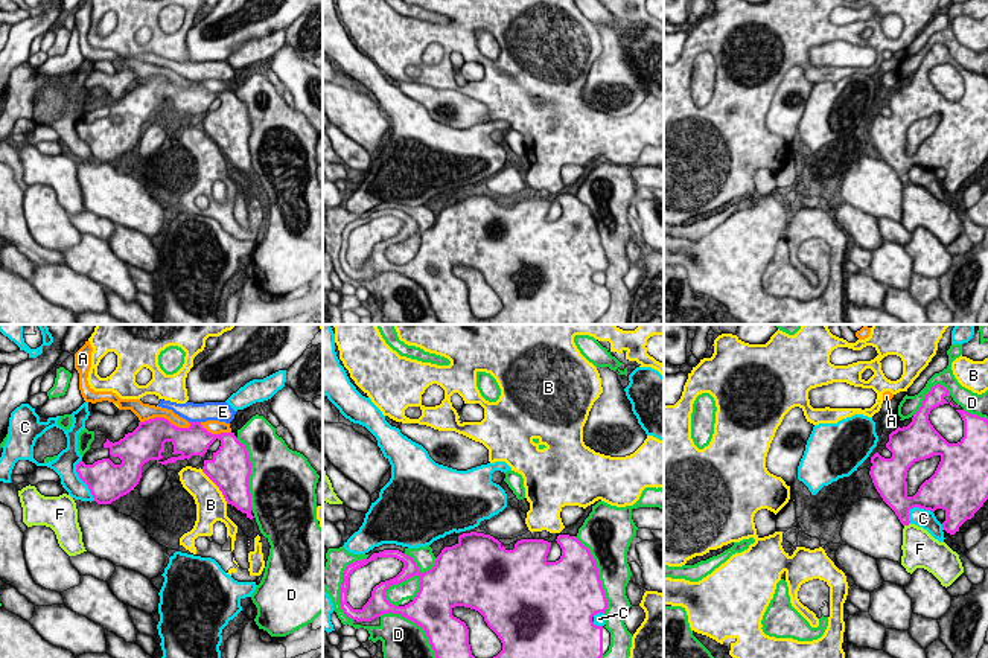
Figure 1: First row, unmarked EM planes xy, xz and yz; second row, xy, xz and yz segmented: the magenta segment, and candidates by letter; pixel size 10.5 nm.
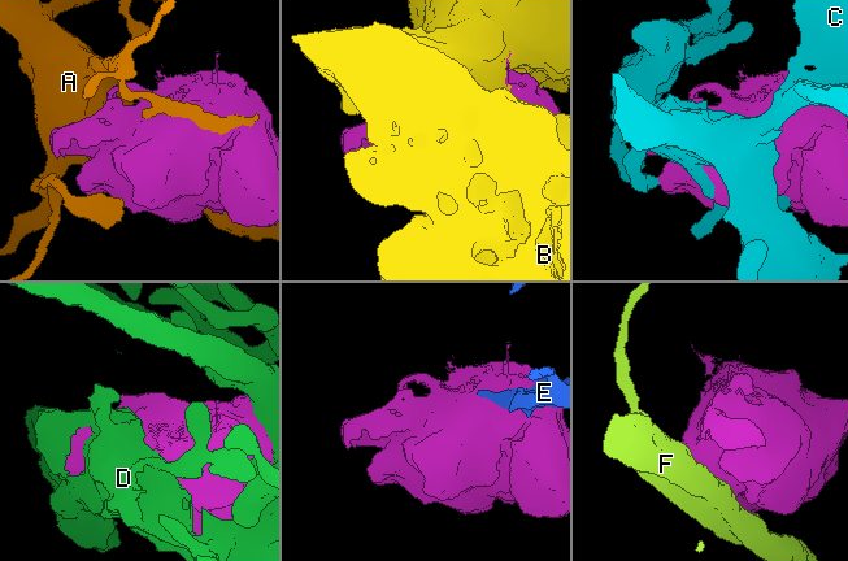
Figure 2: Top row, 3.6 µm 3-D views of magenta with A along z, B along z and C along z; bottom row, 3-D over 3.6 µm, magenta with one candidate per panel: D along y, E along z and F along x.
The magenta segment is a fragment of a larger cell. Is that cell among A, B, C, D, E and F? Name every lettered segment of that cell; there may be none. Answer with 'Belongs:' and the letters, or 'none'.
Belongs: B

